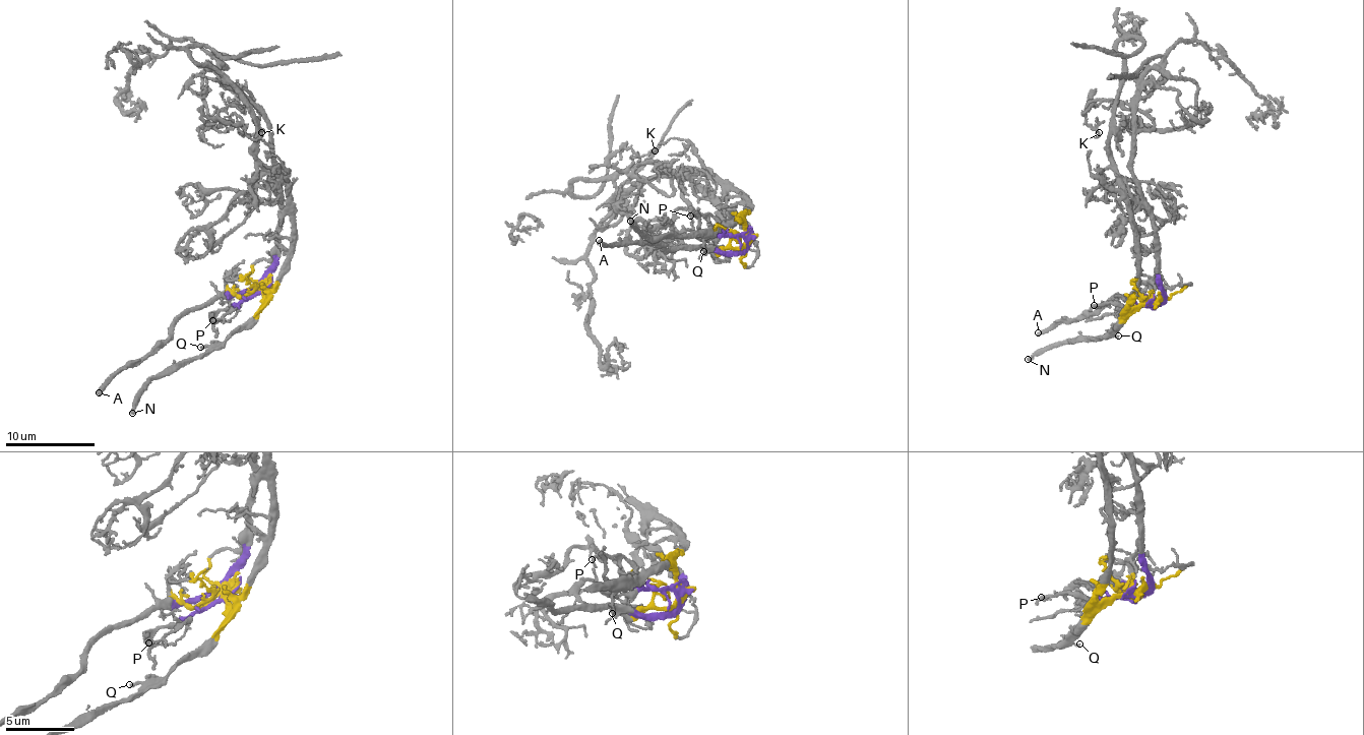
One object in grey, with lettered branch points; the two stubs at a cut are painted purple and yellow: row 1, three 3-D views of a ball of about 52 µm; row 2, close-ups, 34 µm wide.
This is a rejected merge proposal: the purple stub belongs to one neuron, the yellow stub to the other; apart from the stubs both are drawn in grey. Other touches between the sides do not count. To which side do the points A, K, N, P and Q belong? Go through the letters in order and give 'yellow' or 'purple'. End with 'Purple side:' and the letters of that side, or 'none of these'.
A: purple
K: purple
N: yellow
P: purple
Q: yellow
Purple side: A, K, P

